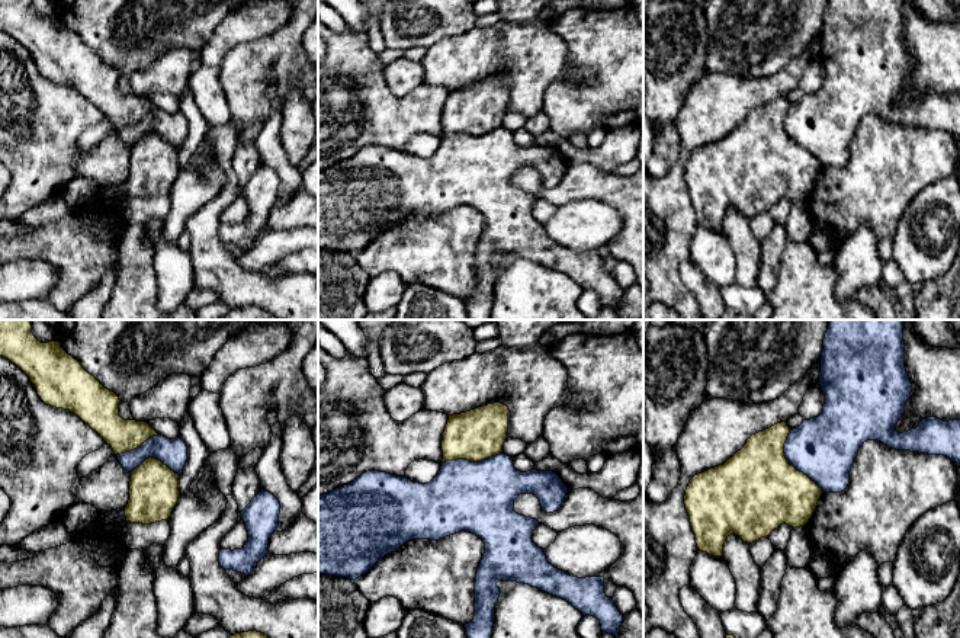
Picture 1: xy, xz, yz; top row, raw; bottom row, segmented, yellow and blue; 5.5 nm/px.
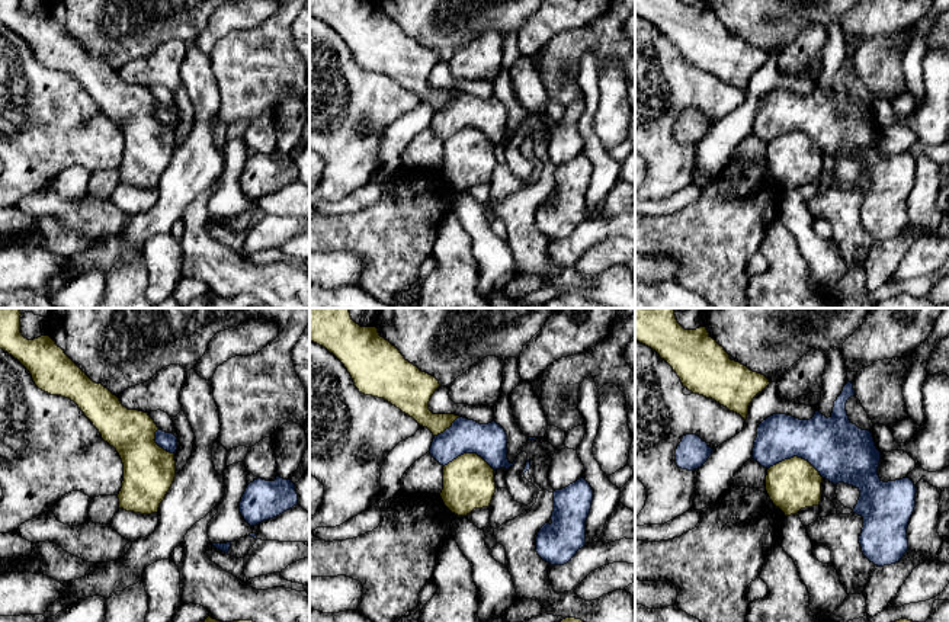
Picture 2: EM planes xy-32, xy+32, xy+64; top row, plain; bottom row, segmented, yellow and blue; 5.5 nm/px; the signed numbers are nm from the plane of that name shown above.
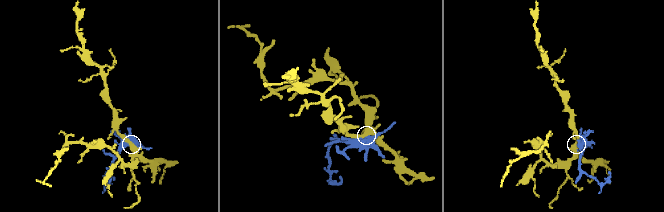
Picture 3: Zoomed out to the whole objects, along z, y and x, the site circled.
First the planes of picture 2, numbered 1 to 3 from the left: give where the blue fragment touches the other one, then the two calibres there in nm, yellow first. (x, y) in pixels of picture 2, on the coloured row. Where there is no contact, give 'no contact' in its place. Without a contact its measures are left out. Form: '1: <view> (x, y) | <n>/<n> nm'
1: xy-32 (157, 445) | 280/100 nm
2: xy+32 (470, 454) | 280/190 nm
3: xy+64 (795, 457) | 280/320 nm

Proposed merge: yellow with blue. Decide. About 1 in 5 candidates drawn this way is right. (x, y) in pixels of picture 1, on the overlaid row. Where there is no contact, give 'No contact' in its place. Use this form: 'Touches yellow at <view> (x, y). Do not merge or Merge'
Touches yellow at yz (789, 464). Do not merge

